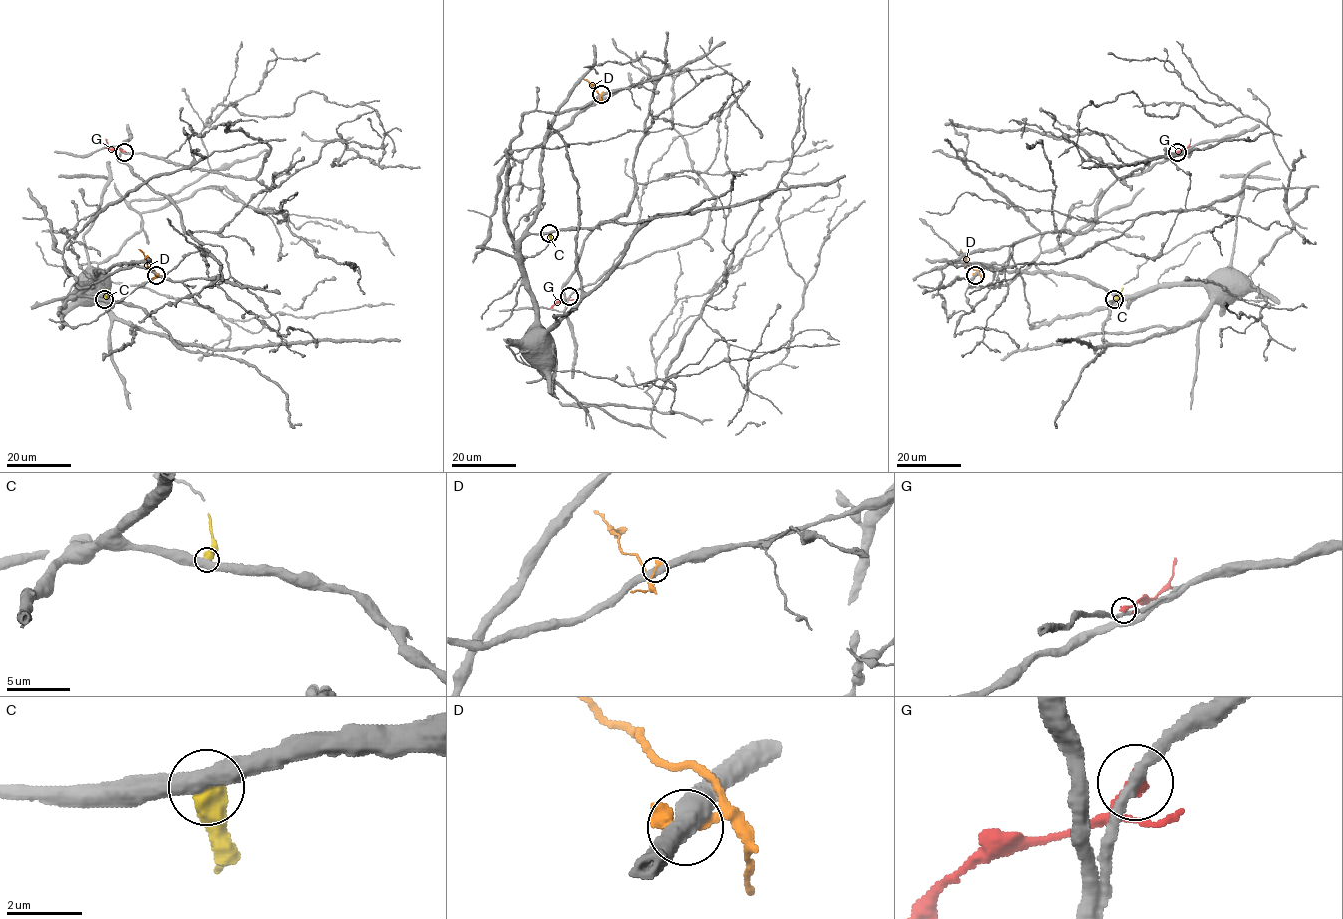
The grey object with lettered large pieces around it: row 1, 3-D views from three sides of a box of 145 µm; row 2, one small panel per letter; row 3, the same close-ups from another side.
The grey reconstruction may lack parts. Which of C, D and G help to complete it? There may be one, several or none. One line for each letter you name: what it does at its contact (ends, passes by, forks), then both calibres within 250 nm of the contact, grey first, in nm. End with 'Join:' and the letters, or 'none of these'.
C: it ends; calibres 500 and 650 nm
Join: C

